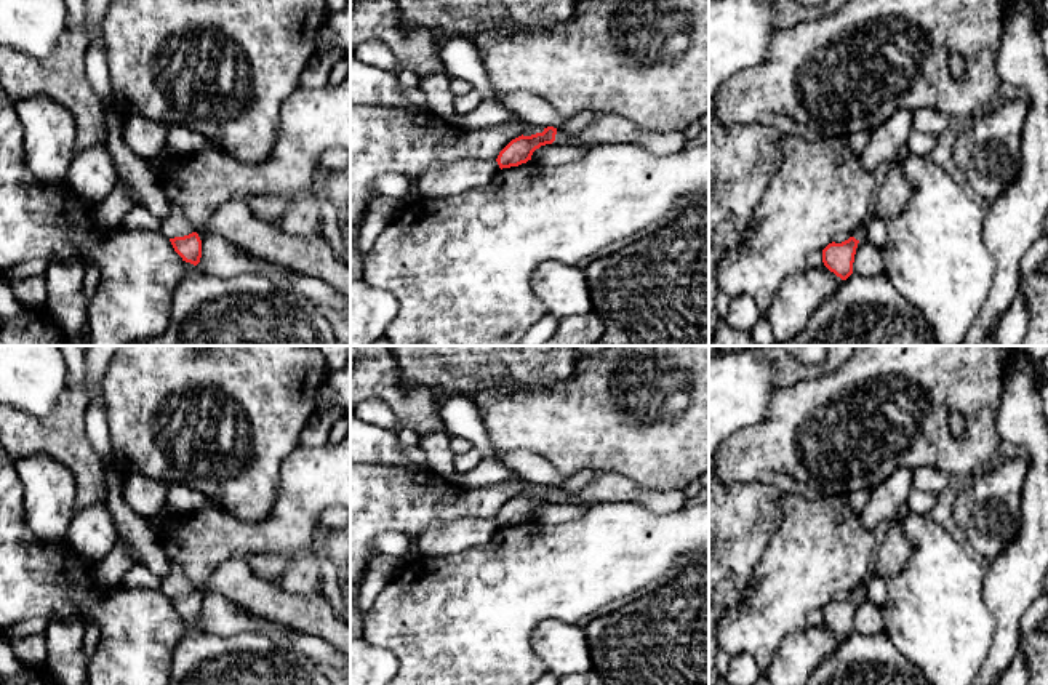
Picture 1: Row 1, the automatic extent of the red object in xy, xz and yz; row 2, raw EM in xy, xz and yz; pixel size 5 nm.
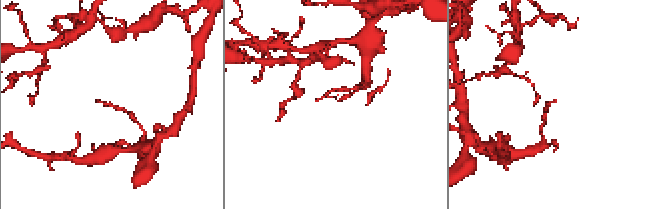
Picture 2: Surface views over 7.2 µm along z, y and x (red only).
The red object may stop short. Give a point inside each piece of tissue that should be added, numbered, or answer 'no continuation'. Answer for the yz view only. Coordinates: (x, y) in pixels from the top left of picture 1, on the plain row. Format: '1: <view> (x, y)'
1: yz (860, 591)

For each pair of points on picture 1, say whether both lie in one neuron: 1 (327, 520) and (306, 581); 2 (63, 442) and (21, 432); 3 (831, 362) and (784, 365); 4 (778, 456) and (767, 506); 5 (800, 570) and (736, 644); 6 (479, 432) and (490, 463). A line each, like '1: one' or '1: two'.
1: two
2: one
3: one
4: two
5: one
6: one

